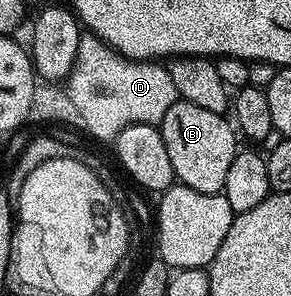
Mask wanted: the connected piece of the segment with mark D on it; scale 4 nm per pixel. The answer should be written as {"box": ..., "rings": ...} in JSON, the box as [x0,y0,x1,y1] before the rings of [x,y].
{"box":[66,34,179,140],"rings":[[[82,34],[76,61],[66,83],[71,97],[84,119],[84,130],[97,139],[116,140],[127,125],[151,123],[160,125],[167,109],[179,101],[177,90],[169,76],[168,66],[157,61],[134,61],[113,51],[94,35]]]}

